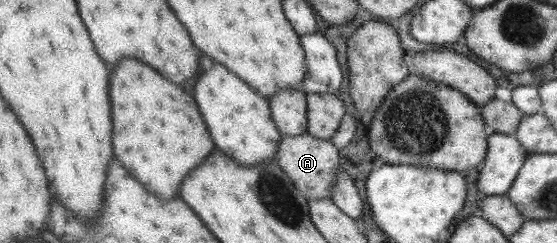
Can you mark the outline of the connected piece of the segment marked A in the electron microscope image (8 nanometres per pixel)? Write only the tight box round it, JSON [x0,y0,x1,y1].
[274,132,340,200]

